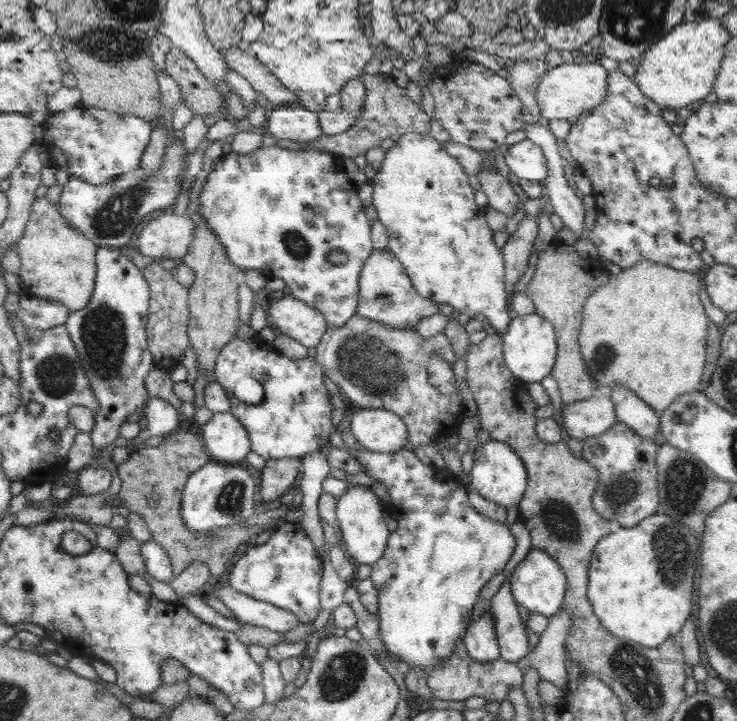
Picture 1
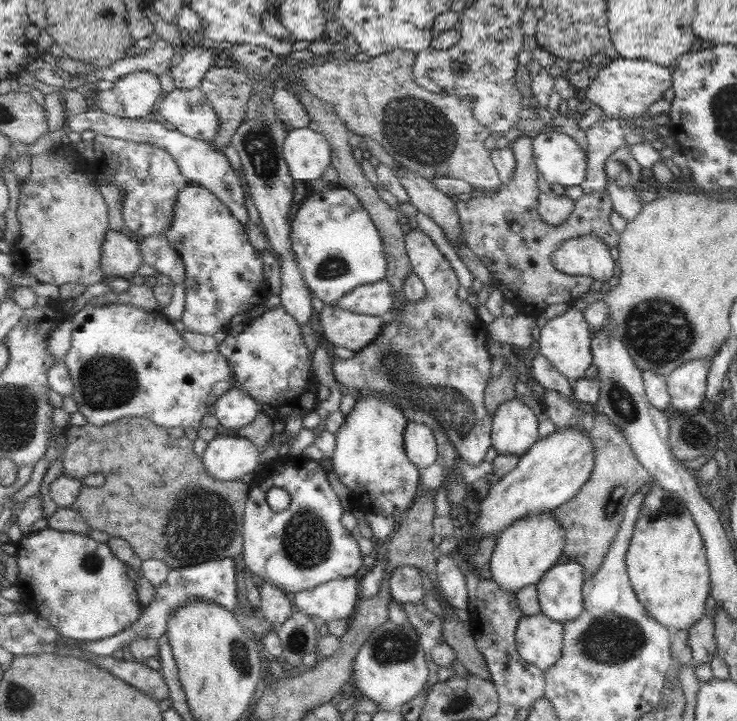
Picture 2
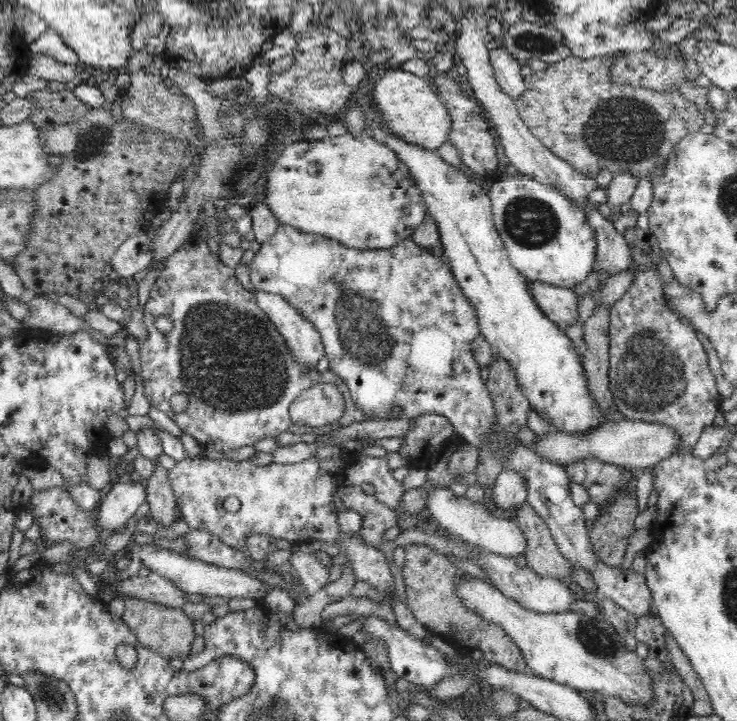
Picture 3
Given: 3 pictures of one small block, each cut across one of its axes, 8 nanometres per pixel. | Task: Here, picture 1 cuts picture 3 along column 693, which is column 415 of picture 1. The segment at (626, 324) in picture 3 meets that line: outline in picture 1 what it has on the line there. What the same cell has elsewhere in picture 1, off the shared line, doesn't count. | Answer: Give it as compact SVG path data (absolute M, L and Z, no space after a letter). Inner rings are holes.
M357 314L345 326L331 326L323 336L322 343L315 350L315 358L323 369L326 369L326 376L340 389L341 396L362 409L382 409L397 414L407 423L411 446L421 447L434 442L437 438L458 435L459 424L464 420L465 411L459 388L457 387L452 394L443 394L431 384L429 373L433 356L441 356L451 367L457 362L454 344L444 331L423 338L416 325L403 328L391 327Z

